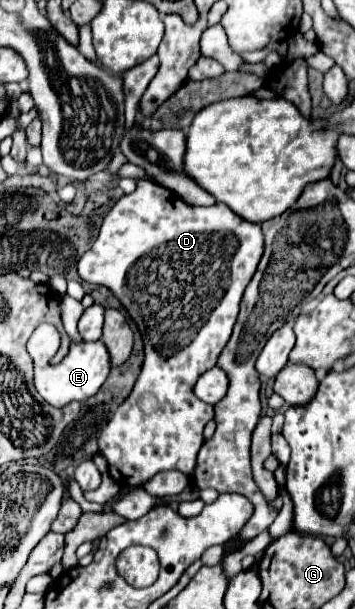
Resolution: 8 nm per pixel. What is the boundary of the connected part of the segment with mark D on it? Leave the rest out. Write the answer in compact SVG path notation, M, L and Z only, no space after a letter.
M138 179L138 189L130 195L122 195L114 207L110 209L110 213L104 217L102 225L100 225L100 235L98 239L92 243L92 247L78 259L76 263L76 269L78 269L78 275L82 277L82 281L90 283L90 285L102 285L106 289L110 289L114 293L114 297L122 303L122 307L128 311L128 315L132 317L132 321L138 325L138 331L140 335L144 337L144 363L142 363L142 369L140 369L140 375L136 379L136 385L132 389L132 393L128 395L128 399L116 409L116 413L110 417L110 421L106 423L106 427L102 429L100 437L98 437L98 449L100 449L100 455L106 459L108 463L108 473L110 477L122 485L122 487L140 487L144 485L148 479L152 479L156 473L160 471L168 471L168 469L178 469L182 471L184 475L192 475L194 467L196 467L196 455L204 443L204 437L202 437L202 431L204 431L204 425L214 417L214 409L210 405L206 405L204 401L200 401L198 397L194 397L192 393L192 387L194 383L198 381L198 377L212 369L216 365L216 359L218 359L218 353L224 349L226 341L230 339L230 333L232 333L232 327L234 327L234 321L238 317L238 305L240 305L240 299L242 299L242 293L246 289L246 285L250 283L256 267L258 267L258 261L264 253L264 235L262 235L262 229L260 225L256 223L250 223L242 217L238 217L234 211L230 211L230 207L222 205L222 203L216 203L212 207L190 207L186 205L174 191L162 187L162 185L156 185L156 183L150 183L150 181L144 181L144 179Z

